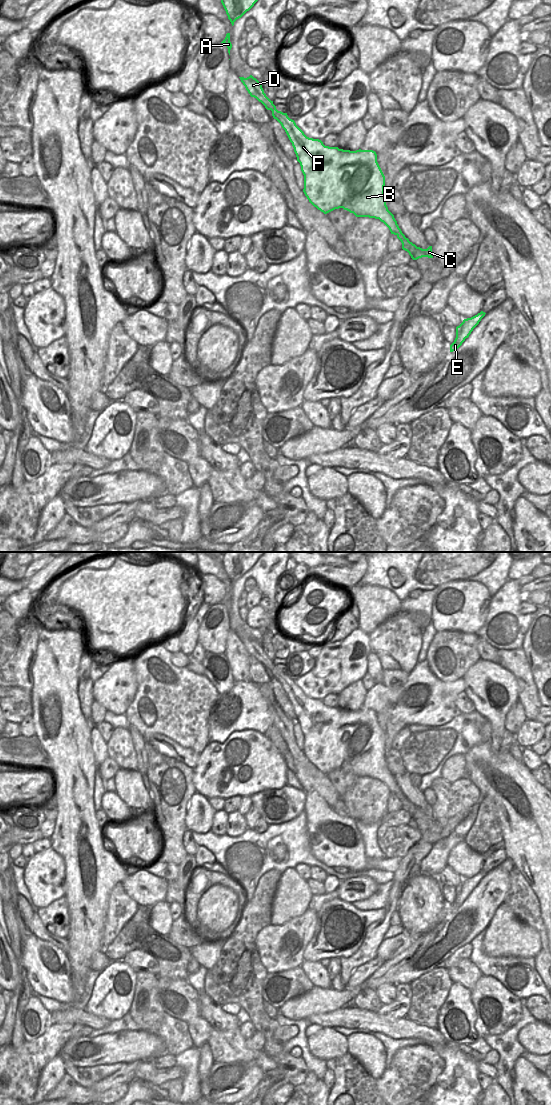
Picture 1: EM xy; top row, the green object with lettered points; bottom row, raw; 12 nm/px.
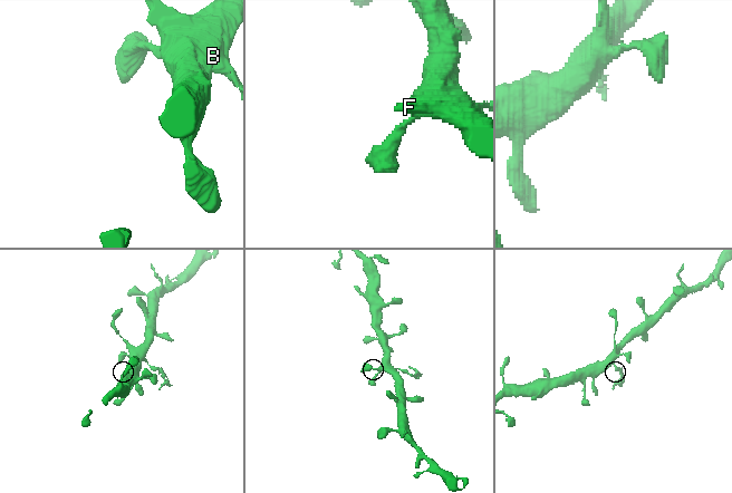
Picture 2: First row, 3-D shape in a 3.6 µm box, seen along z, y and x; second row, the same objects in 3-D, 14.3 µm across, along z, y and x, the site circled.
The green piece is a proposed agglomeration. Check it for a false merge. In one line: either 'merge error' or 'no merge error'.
merge error

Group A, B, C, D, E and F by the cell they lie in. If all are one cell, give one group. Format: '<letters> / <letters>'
A B D F / C E

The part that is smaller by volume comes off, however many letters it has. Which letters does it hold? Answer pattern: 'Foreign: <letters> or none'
Foreign: C, E

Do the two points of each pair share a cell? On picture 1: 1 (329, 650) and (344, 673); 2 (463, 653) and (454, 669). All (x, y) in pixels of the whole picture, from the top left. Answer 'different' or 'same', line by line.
1: same
2: same

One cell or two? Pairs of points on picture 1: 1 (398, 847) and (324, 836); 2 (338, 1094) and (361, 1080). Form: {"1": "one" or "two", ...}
{"1": "two", "2": "one"}

